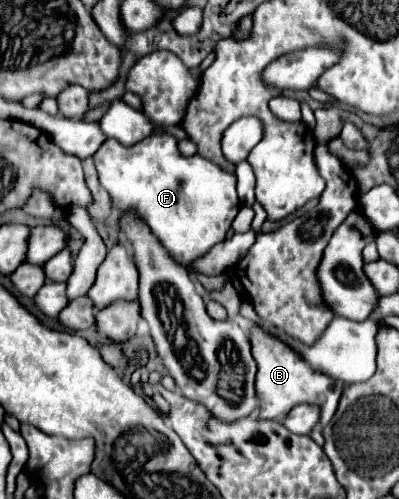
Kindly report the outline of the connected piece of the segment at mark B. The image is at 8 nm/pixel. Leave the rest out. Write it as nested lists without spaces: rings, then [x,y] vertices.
[[[256,327],[250,335],[252,355],[258,363],[256,375],[256,393],[260,399],[260,417],[264,420],[282,421],[282,415],[288,413],[298,403],[310,403],[320,407],[320,425],[328,425],[336,413],[344,383],[334,381],[322,373],[312,371],[288,345],[278,341],[274,335],[268,335],[264,329]]]

